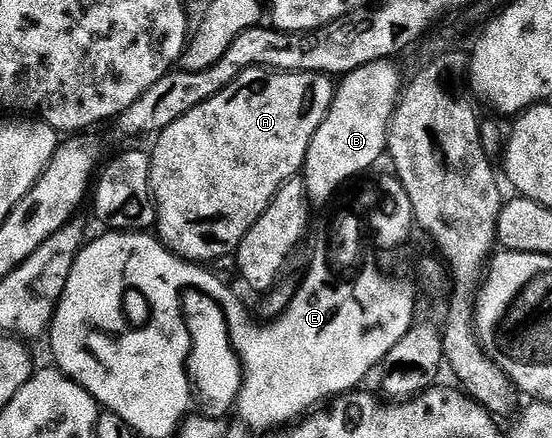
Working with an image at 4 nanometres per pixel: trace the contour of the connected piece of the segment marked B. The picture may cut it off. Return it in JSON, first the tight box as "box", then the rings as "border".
{"box":[301,60,401,206],"border":[[[390,60],[374,61],[365,67],[357,67],[352,73],[346,74],[338,82],[335,98],[317,131],[313,135],[313,143],[309,143],[307,158],[301,170],[301,180],[307,189],[307,198],[312,206],[323,205],[346,181],[354,179],[358,173],[366,169],[374,170],[379,160],[384,160],[387,153],[387,132],[391,126],[391,117],[395,114],[395,106],[401,92],[399,73]]]}

